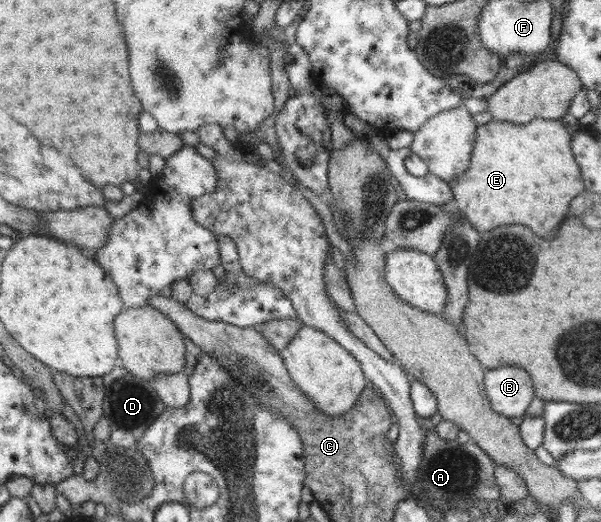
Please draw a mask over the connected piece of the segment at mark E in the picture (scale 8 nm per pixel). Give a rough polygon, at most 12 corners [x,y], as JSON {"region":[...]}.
{"region":[[561,120],[476,128],[448,184],[477,231],[553,237],[585,191]]}

